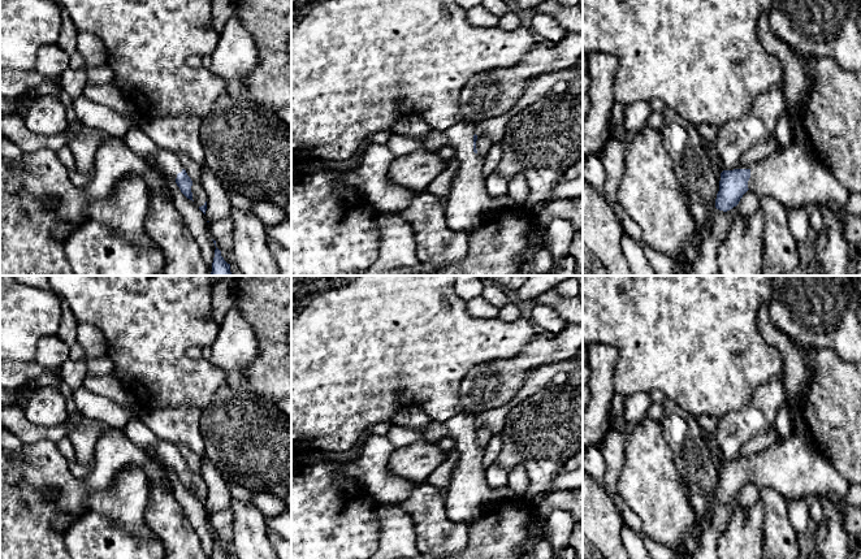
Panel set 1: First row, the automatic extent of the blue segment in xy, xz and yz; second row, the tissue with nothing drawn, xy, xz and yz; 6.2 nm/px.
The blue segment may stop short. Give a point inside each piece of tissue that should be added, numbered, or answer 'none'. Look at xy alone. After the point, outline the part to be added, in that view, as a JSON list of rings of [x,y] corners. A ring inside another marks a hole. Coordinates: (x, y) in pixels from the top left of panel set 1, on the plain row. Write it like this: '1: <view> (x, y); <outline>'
1: xy (199, 488); [[[192,473],[191,477],[191,484],[192,484],[192,491],[195,497],[202,498],[207,493],[207,485],[203,481],[200,474]]]

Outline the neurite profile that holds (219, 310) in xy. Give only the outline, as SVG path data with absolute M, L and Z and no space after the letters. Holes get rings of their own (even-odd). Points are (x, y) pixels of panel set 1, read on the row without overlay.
M221 280L212 287L212 318L220 326L226 312L235 302L238 292L237 280Z

